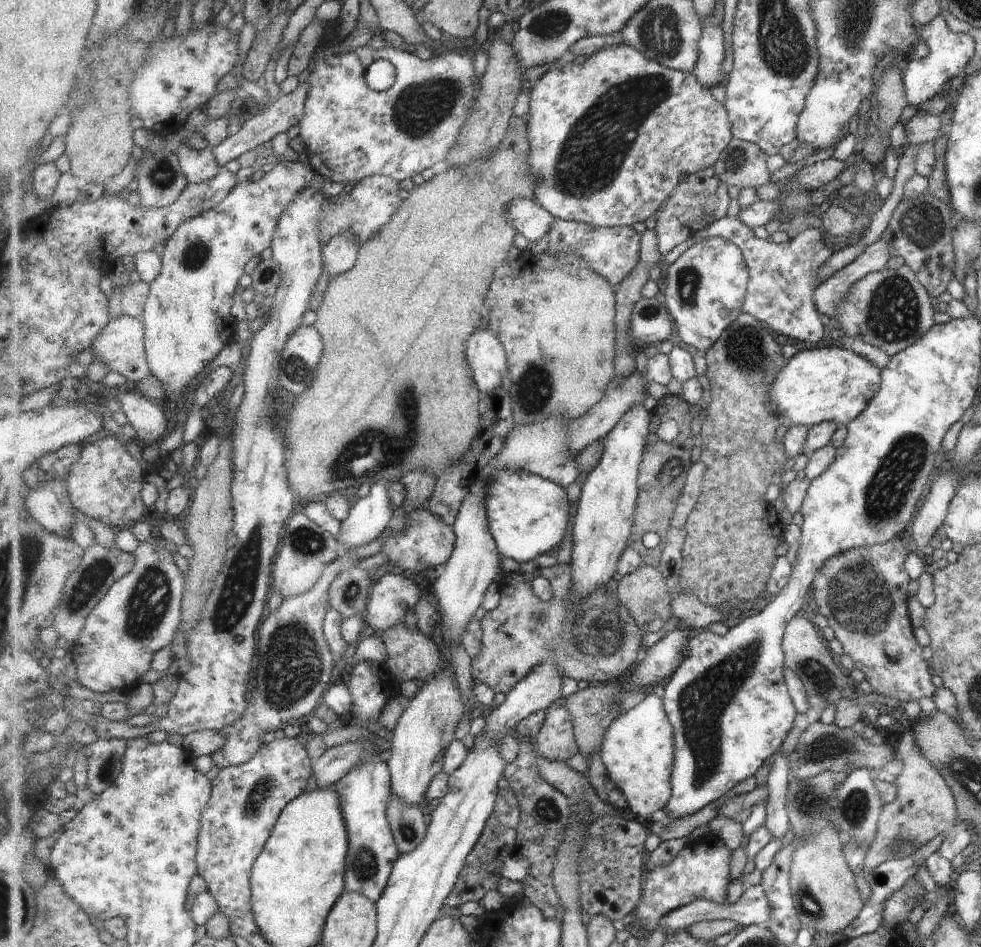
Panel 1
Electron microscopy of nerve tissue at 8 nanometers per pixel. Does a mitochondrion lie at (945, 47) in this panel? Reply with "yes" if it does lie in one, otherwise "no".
no

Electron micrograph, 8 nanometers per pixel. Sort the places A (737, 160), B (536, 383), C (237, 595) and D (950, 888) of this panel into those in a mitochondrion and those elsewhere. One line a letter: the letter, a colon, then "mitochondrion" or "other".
A: mitochondrion
B: mitochondrion
C: mitochondrion
D: other

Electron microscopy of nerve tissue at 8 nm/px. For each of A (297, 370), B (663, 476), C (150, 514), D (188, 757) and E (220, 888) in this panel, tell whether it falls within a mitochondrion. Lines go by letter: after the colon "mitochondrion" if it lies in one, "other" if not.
A: mitochondrion
B: mitochondrion
C: other
D: other
E: other

